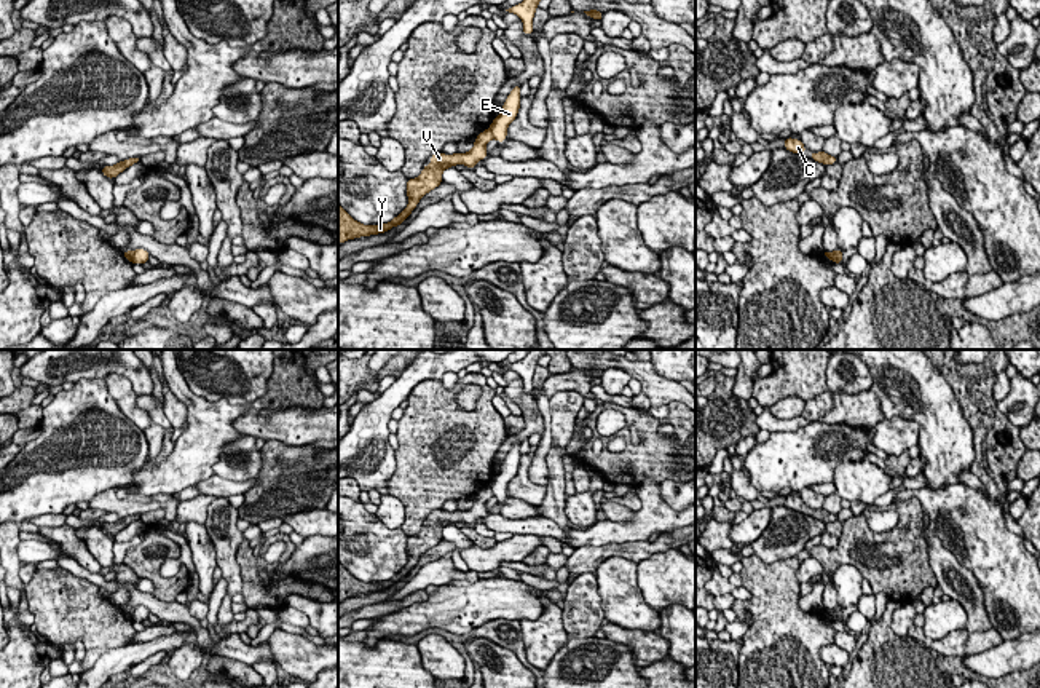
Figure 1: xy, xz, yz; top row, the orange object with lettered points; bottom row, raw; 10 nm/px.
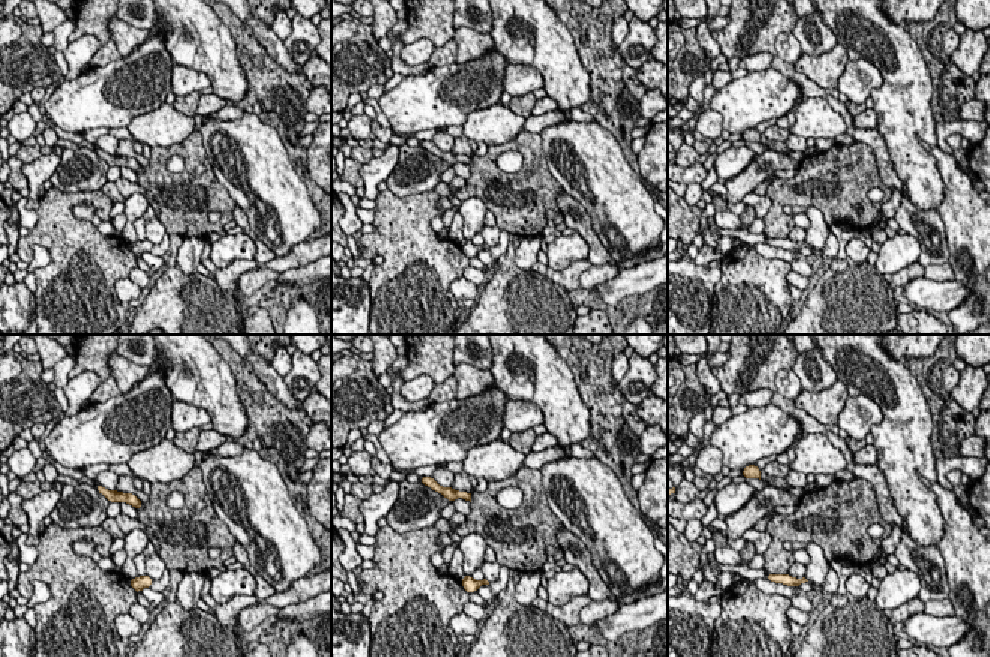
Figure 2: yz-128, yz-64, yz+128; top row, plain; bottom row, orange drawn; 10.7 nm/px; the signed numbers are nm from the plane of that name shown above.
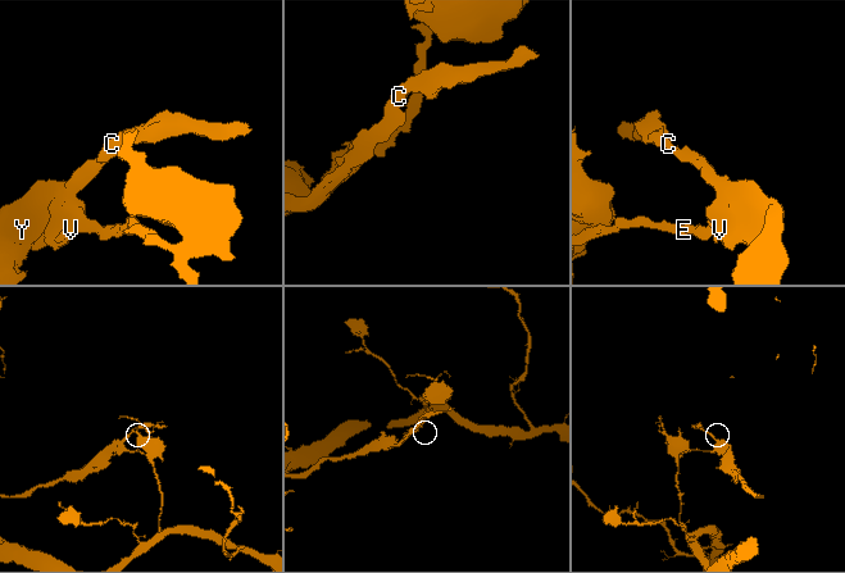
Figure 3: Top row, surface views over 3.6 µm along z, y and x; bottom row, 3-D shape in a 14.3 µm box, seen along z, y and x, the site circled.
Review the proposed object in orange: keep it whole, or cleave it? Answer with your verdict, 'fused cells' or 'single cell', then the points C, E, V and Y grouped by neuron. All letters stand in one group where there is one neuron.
fused cells; groups C V Y / E

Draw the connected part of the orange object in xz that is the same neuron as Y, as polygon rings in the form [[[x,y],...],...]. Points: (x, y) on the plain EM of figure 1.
[[[485,487],[474,498],[474,504],[471,509],[456,509],[453,512],[445,512],[442,509],[432,511],[429,514],[432,519],[423,525],[421,532],[416,536],[407,538],[408,562],[389,581],[362,583],[338,562],[338,602],[360,594],[384,591],[389,589],[392,584],[404,581],[412,568],[418,563],[420,557],[442,541],[442,530],[447,525],[464,522],[474,528],[475,520],[488,514],[485,504],[491,496],[493,490],[490,487]]]

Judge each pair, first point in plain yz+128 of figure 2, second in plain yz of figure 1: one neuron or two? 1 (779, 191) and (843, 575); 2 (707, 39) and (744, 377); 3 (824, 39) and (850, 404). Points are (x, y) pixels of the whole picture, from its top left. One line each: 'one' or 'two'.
1: two
2: one
3: two

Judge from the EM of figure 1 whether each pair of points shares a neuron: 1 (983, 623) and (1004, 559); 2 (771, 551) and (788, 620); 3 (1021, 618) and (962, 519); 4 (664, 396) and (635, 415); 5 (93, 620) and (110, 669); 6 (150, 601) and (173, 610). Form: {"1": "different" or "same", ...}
{"1": "different", "2": "different", "3": "same", "4": "different", "5": "different", "6": "same"}

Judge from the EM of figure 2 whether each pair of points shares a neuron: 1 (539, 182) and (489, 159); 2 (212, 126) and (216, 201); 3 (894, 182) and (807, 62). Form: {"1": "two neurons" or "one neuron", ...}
{"1": "one neuron", "2": "two neurons", "3": "two neurons"}

